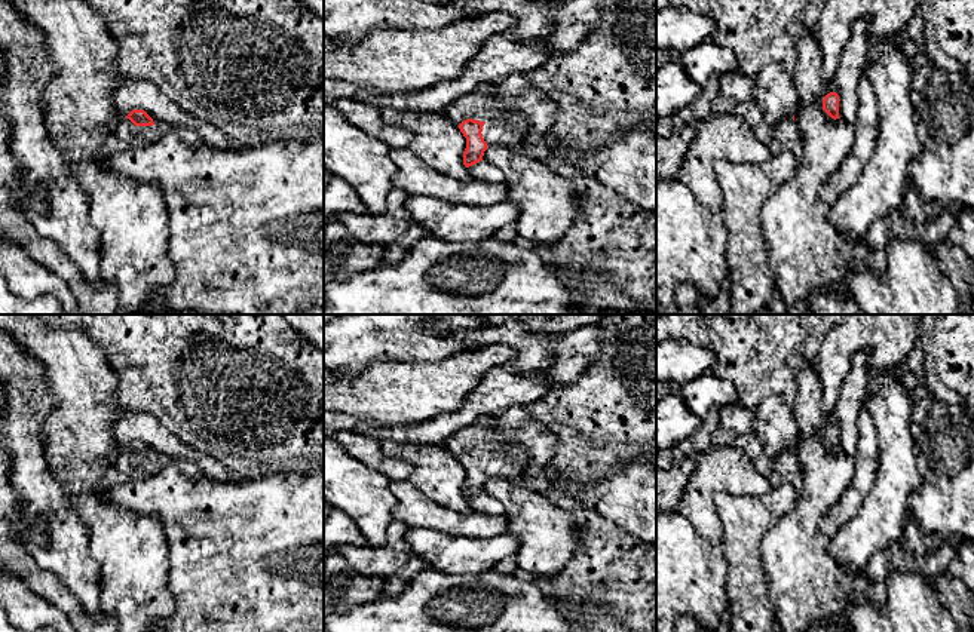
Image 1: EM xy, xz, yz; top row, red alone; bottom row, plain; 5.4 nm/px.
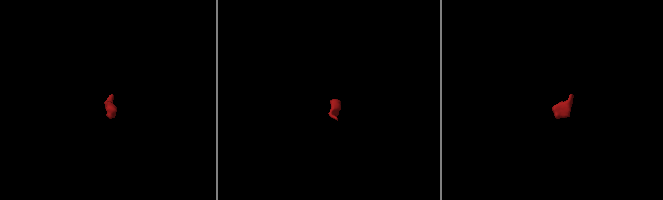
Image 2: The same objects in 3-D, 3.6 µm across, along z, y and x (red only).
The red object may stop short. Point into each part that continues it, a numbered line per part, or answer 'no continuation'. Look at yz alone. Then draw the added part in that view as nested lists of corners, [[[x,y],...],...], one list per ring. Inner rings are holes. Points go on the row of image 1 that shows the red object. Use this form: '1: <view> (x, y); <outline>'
no continuation

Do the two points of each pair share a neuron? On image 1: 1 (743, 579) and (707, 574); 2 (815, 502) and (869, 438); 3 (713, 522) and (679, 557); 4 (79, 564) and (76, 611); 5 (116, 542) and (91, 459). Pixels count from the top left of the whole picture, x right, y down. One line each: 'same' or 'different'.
1: different
2: different
3: different
4: different
5: same

